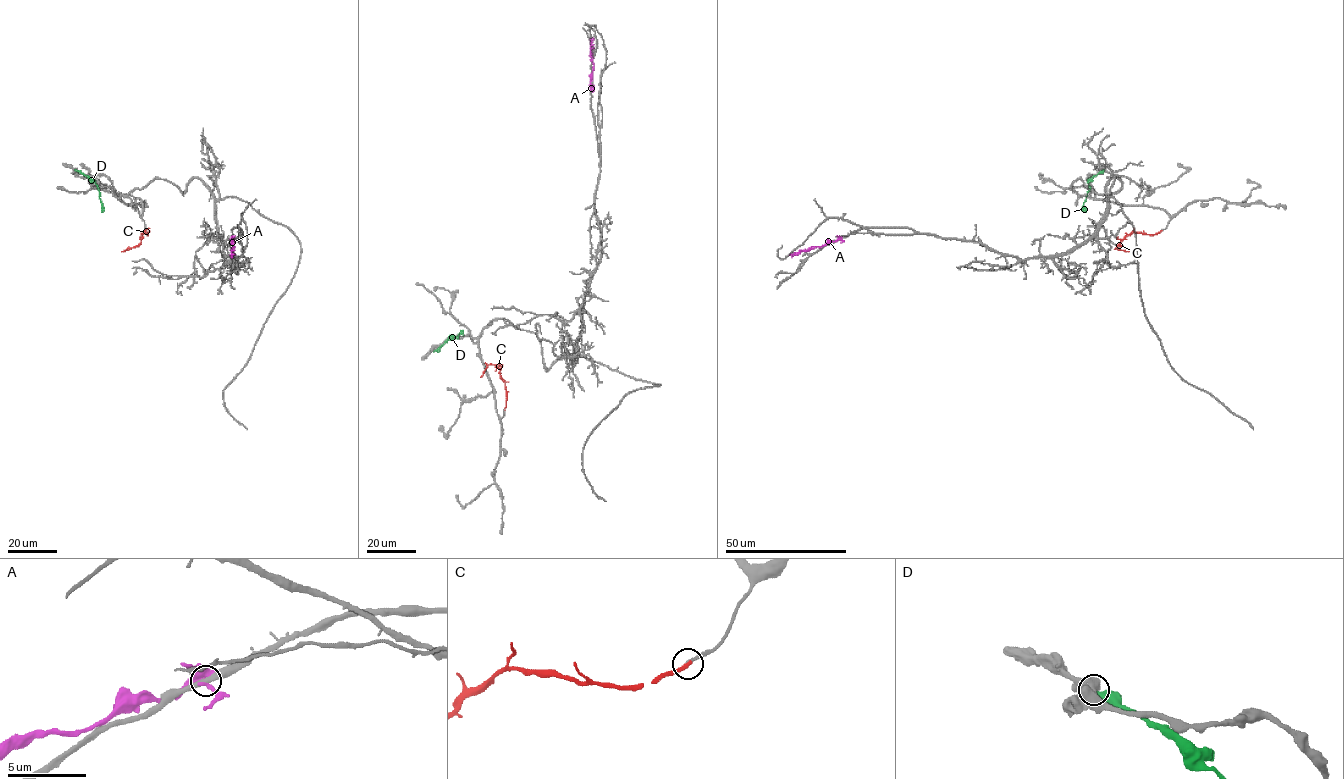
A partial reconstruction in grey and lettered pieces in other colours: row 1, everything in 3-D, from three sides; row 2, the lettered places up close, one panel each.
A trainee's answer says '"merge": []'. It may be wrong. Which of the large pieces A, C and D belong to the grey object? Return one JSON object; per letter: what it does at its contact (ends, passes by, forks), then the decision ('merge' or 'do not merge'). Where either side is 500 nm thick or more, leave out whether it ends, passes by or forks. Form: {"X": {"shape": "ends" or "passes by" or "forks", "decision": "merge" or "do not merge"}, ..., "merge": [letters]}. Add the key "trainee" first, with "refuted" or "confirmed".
{"trainee": "confirmed", "A": {"shape": "forks", "decision": "do not merge"}, "C": {"shape": "ends", "decision": "do not merge"}, "D": {"decision": "do not merge"}, "merge": []}

